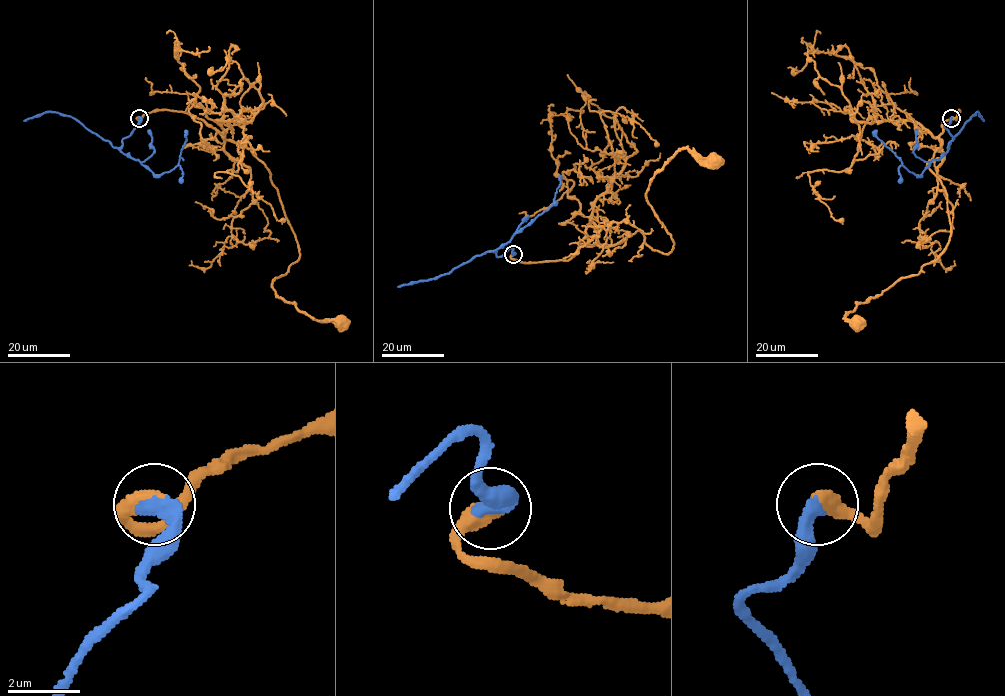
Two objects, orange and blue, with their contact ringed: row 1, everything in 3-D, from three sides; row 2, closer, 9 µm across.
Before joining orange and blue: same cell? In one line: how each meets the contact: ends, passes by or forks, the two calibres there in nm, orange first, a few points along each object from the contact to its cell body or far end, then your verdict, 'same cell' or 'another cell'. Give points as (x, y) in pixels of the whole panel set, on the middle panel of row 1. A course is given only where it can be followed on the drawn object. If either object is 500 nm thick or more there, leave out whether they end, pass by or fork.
550 nm thick on the orange side, 460 nm on the other; orange runs (513, 254), (567, 260), (638, 230), (668, 253), (649, 180), (683, 148), (714, 161); blue runs (513, 254), (512, 248), (498, 257), (494, 251), (553, 204), (561, 177); same cell

